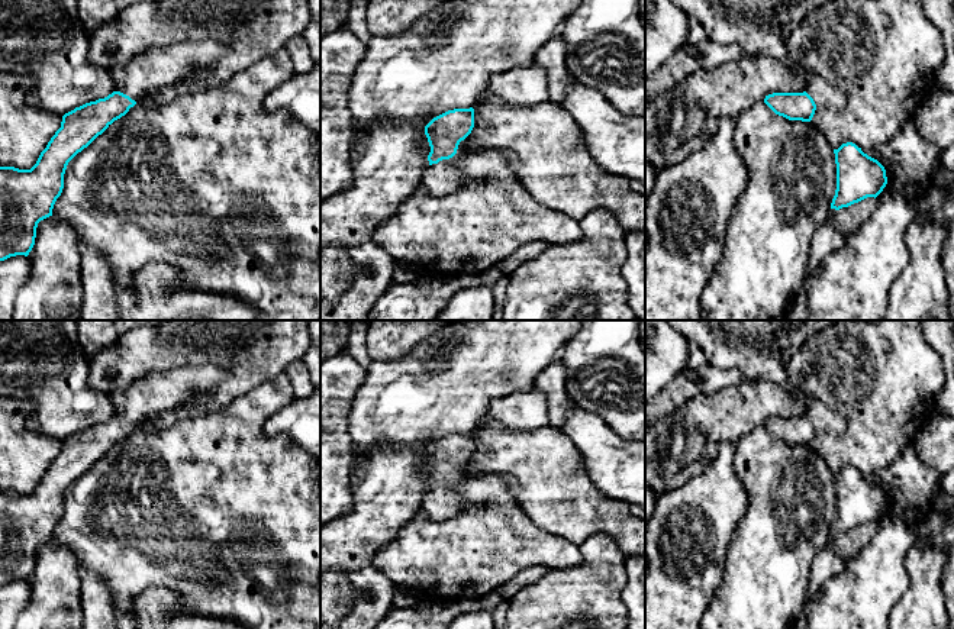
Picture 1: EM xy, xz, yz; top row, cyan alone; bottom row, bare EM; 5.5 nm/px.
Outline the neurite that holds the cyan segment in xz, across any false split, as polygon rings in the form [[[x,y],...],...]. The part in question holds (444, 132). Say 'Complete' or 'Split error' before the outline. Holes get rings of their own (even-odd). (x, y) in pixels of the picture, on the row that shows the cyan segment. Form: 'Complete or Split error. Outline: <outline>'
Split error. Outline: [[[454,109],[434,117],[425,126],[431,152],[429,167],[422,175],[420,187],[431,196],[442,197],[458,190],[467,174],[458,168],[458,162],[468,154],[478,152],[465,138],[474,128],[474,109]]]

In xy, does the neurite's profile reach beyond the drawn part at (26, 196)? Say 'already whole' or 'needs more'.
needs more

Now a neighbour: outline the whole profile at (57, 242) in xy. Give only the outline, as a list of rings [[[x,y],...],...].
[[[55,216],[38,223],[35,245],[28,255],[32,272],[17,293],[13,320],[81,320],[80,245],[80,236],[70,223]]]

